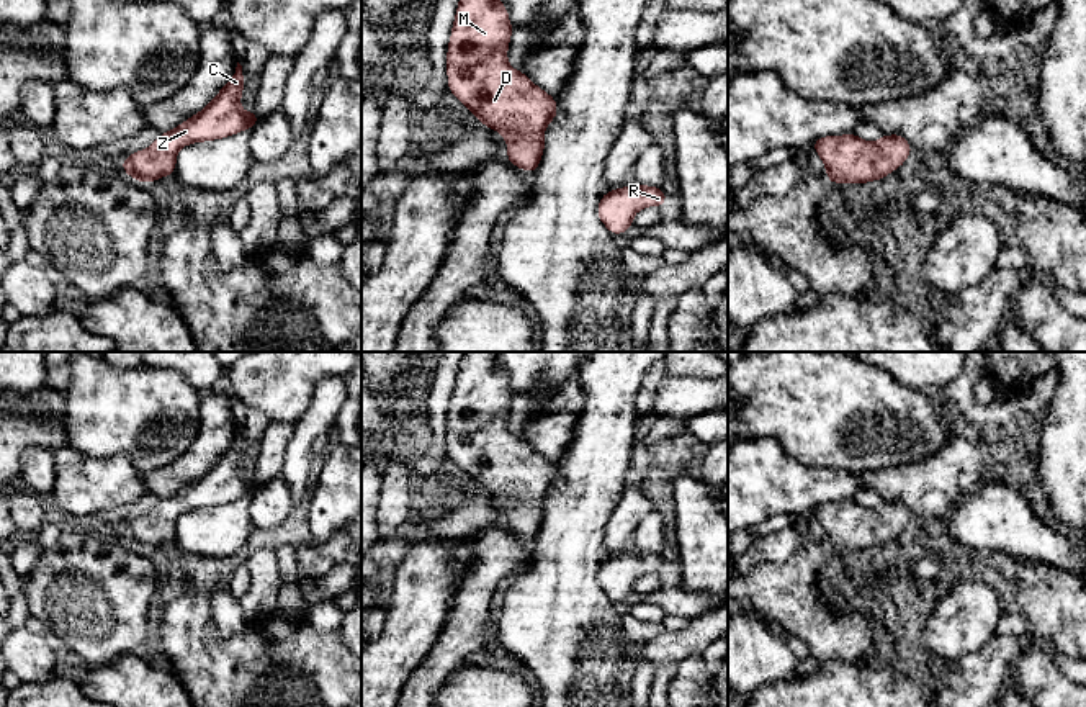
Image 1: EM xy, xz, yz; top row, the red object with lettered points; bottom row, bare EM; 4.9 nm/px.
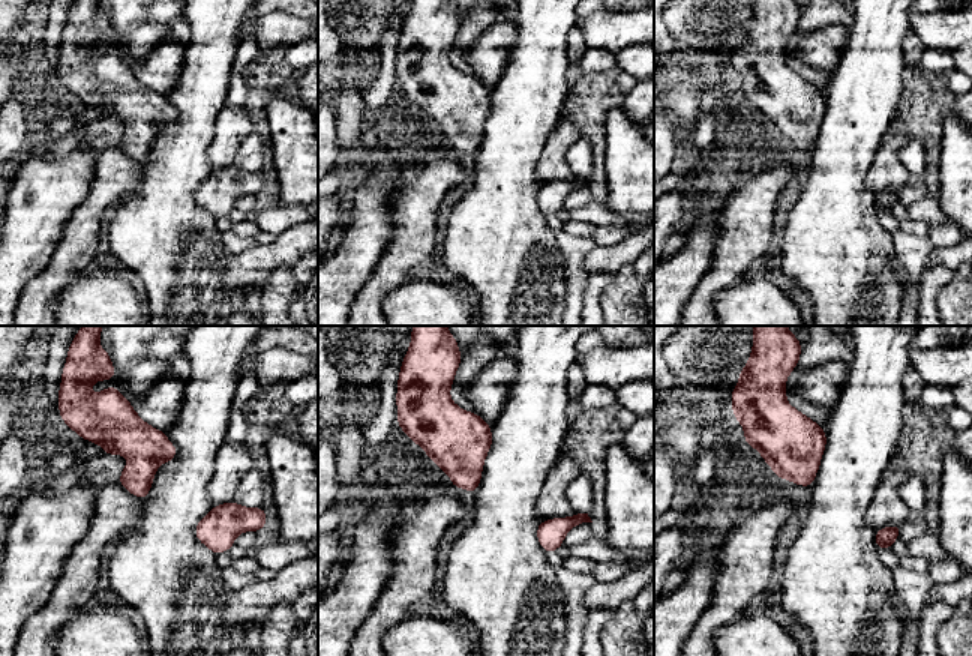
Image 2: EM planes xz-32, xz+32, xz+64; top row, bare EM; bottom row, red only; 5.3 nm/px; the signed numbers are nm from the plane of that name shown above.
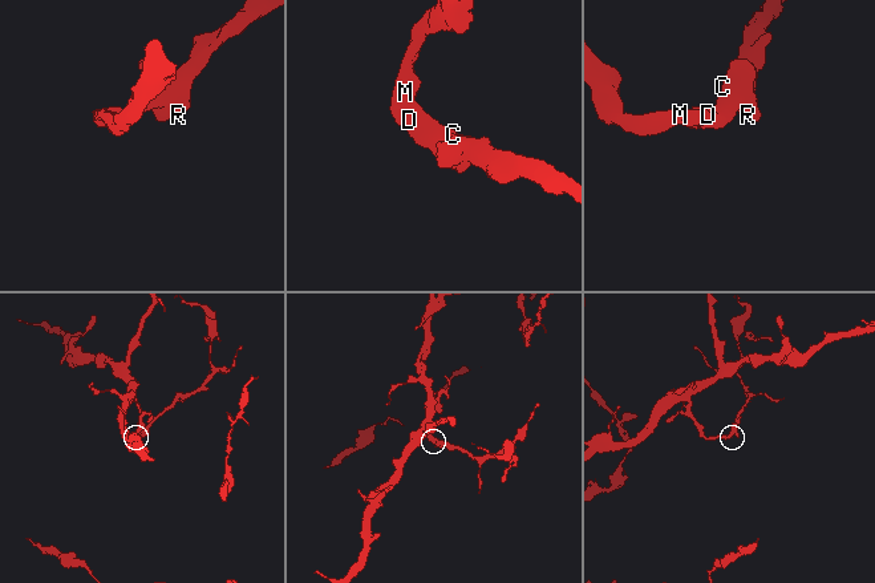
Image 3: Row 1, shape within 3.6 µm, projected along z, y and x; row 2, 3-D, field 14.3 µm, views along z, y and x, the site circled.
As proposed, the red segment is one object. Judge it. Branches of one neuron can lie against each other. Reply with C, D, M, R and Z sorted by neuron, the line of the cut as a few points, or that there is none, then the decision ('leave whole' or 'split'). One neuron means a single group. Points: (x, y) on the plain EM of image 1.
C D M R Z; no cut; leave whole

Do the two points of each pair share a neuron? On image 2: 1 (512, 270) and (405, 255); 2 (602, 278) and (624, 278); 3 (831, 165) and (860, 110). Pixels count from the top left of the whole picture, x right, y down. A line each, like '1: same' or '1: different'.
1: different
2: different
3: same

